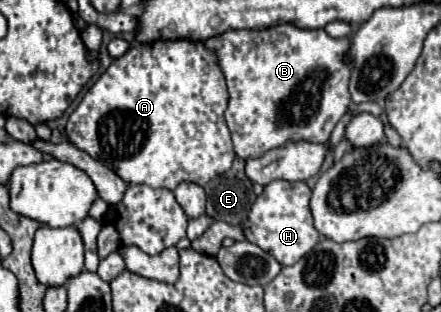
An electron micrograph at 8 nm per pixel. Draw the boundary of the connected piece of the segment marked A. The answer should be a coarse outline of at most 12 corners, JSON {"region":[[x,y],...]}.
{"region":[[191,40],[133,46],[71,112],[75,148],[135,182],[235,160],[225,78]]}

